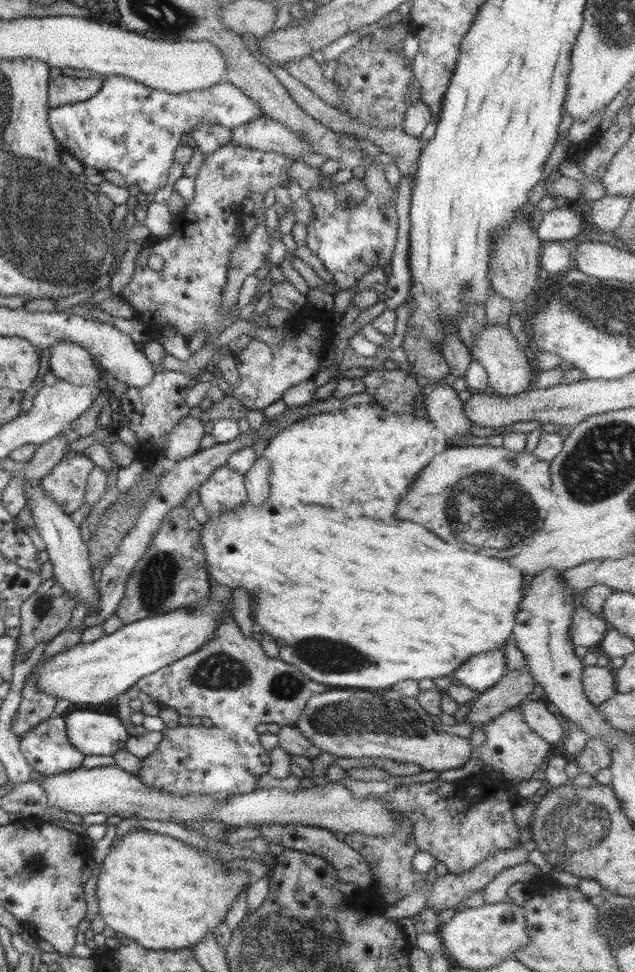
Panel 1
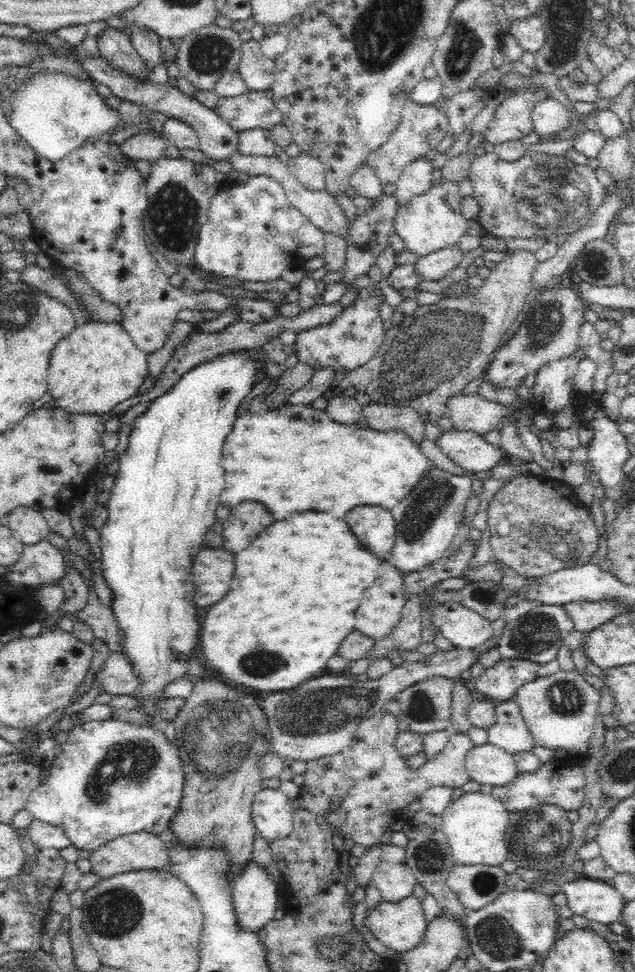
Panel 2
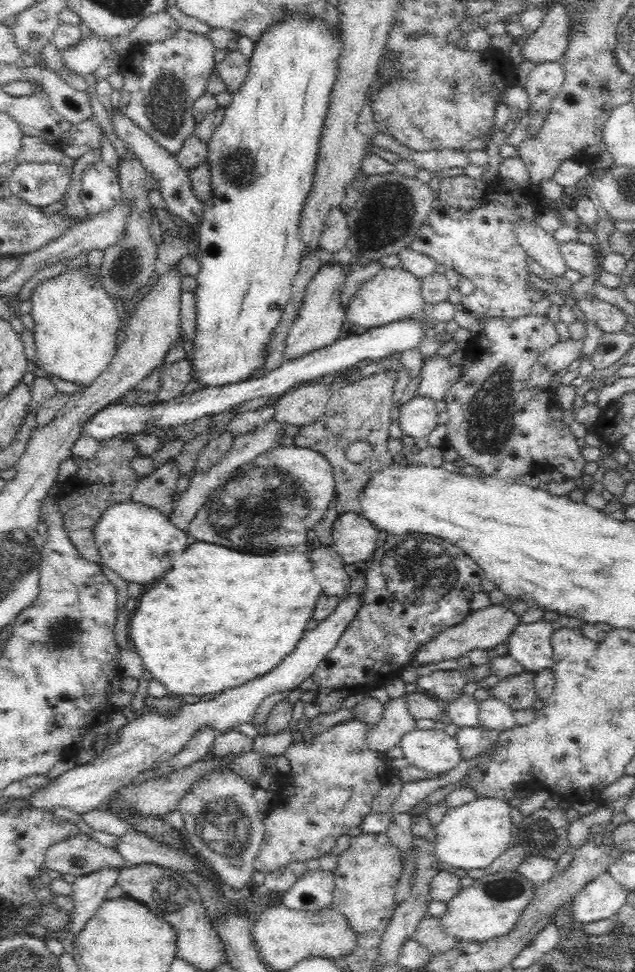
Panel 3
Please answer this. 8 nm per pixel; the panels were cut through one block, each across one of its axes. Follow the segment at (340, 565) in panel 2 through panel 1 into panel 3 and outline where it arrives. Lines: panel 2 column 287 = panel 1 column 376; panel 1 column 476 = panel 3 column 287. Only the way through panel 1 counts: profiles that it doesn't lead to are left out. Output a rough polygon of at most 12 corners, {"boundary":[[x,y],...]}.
{"boundary":[[191,542],[142,594],[148,678],[204,696],[268,674],[322,589],[306,553]]}

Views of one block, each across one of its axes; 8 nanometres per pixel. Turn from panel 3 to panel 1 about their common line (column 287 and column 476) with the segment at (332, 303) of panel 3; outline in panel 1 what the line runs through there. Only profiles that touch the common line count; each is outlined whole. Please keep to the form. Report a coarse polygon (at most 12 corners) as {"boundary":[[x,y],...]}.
{"boundary":[[485,326],[471,354],[495,394],[533,388],[534,369],[509,327]]}

